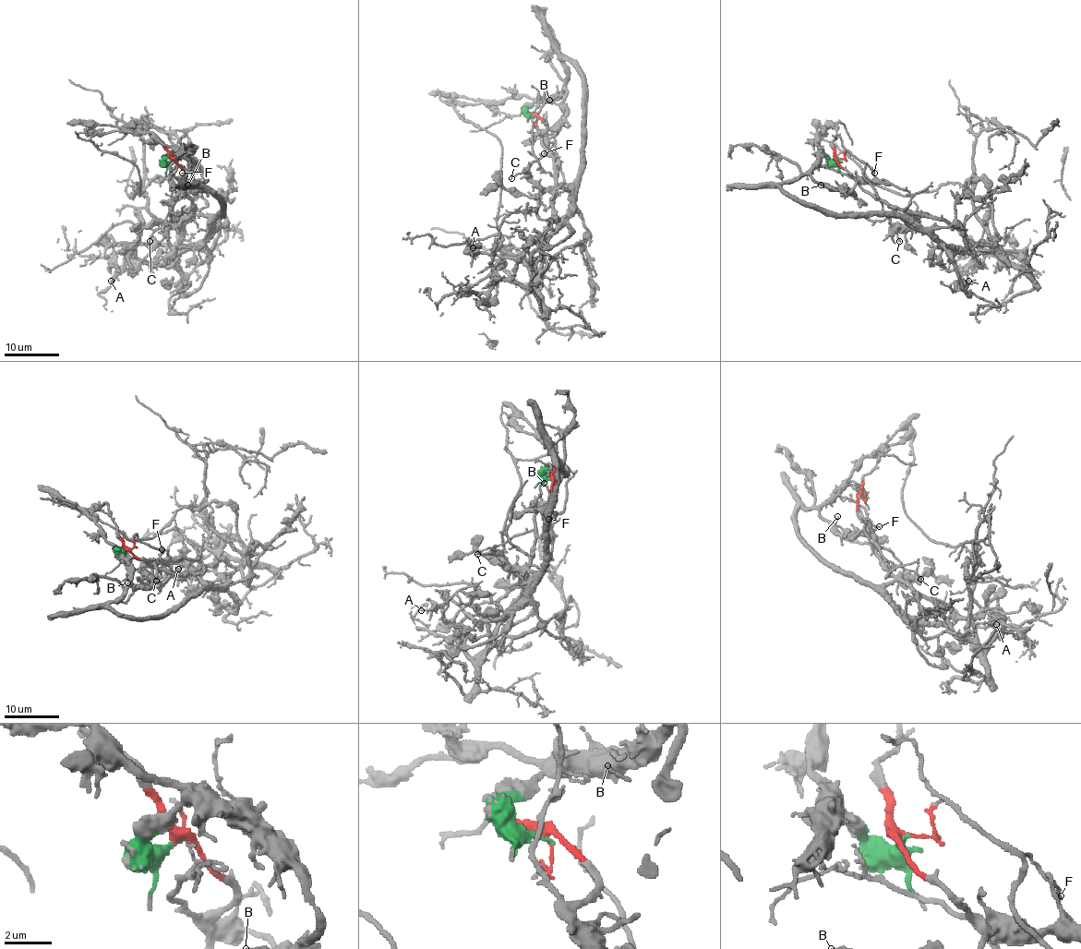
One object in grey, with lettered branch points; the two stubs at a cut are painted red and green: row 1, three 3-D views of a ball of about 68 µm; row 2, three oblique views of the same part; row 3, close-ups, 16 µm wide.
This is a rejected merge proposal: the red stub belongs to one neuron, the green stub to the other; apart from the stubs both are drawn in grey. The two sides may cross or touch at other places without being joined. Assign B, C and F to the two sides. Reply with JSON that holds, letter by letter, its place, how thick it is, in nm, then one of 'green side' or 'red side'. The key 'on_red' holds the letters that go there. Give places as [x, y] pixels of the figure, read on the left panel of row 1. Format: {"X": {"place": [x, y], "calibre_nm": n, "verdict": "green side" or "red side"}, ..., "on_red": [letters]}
{"B": {"place": [187, 185], "calibre_nm": 140, "verdict": "green side"}, "C": {"place": [150, 241], "calibre_nm": 120, "verdict": "red side"}, "F": {"place": [182, 173], "calibre_nm": 110, "verdict": "red side"}, "on_red": ["C", "F"]}

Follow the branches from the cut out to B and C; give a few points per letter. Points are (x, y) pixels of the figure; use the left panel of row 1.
B: (173, 159), (165, 161), (173, 152), (185, 152), (199, 167), (204, 181), (197, 185), (187, 185)
C: (173, 159), (185, 172), (180, 178), (180, 189), (185, 195), (173, 206), (165, 222), (149, 241)

